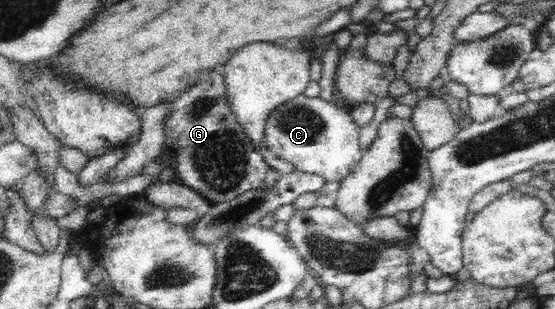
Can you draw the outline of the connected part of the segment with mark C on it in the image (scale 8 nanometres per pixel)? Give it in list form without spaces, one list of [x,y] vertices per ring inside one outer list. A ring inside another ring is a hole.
[[[303,93],[279,105],[265,121],[265,142],[271,152],[303,173],[320,175],[326,181],[337,183],[353,171],[364,153],[359,143],[359,132],[349,109]]]

